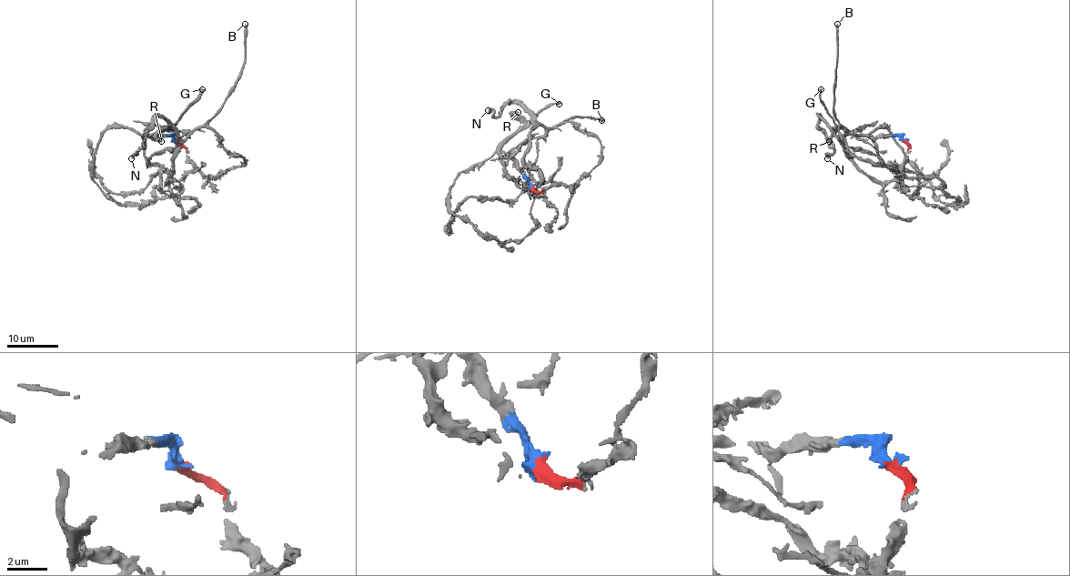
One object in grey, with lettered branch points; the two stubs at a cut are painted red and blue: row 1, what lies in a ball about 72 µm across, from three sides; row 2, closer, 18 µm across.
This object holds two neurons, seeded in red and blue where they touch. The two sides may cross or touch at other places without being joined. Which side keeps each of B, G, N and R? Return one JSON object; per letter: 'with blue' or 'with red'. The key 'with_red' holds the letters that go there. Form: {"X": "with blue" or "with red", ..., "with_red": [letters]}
{"B": "with red", "G": "with blue", "N": "with red", "R": "with blue", "with_red": ["B", "N"]}

